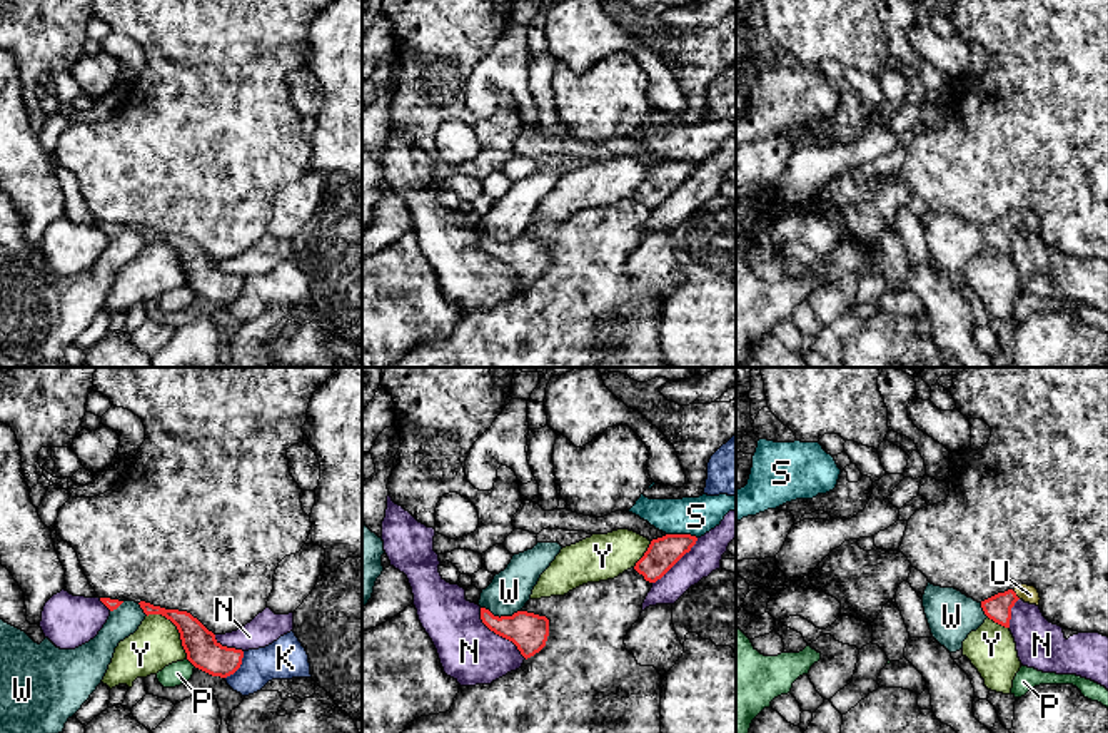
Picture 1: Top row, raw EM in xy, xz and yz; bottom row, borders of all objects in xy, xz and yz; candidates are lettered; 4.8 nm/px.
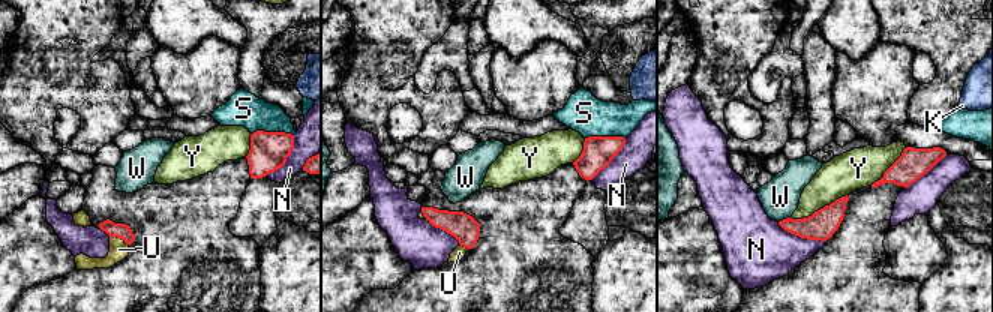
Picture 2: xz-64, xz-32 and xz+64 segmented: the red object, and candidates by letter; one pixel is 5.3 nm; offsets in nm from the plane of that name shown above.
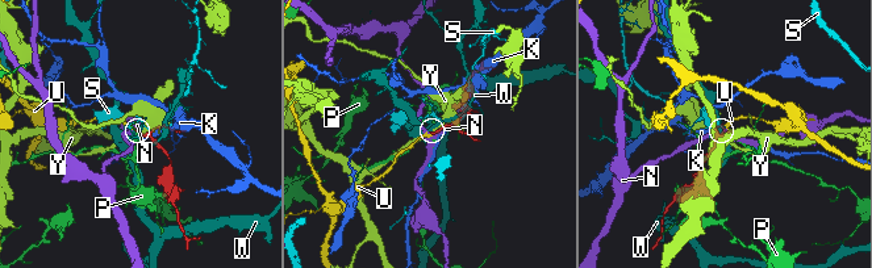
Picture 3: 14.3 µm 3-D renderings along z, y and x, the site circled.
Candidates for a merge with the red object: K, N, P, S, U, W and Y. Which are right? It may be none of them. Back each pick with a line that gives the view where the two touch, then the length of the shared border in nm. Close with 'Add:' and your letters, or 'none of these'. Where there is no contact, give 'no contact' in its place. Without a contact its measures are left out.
U: contact in yz; length 60 nm
Add: U

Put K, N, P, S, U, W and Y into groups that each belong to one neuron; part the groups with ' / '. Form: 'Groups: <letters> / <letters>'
Groups: K / N / P / S / U / W / Y

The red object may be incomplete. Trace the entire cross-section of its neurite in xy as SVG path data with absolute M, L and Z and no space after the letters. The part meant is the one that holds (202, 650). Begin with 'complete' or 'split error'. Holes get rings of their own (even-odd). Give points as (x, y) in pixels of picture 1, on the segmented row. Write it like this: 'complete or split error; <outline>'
complete; M140 601L138 604L147 616L162 614L177 626L180 633L182 646L187 653L187 660L195 668L220 678L227 678L240 668L244 651L222 646L215 639L215 634L209 631L190 613L179 611L179 609L165 609L145 601Z

